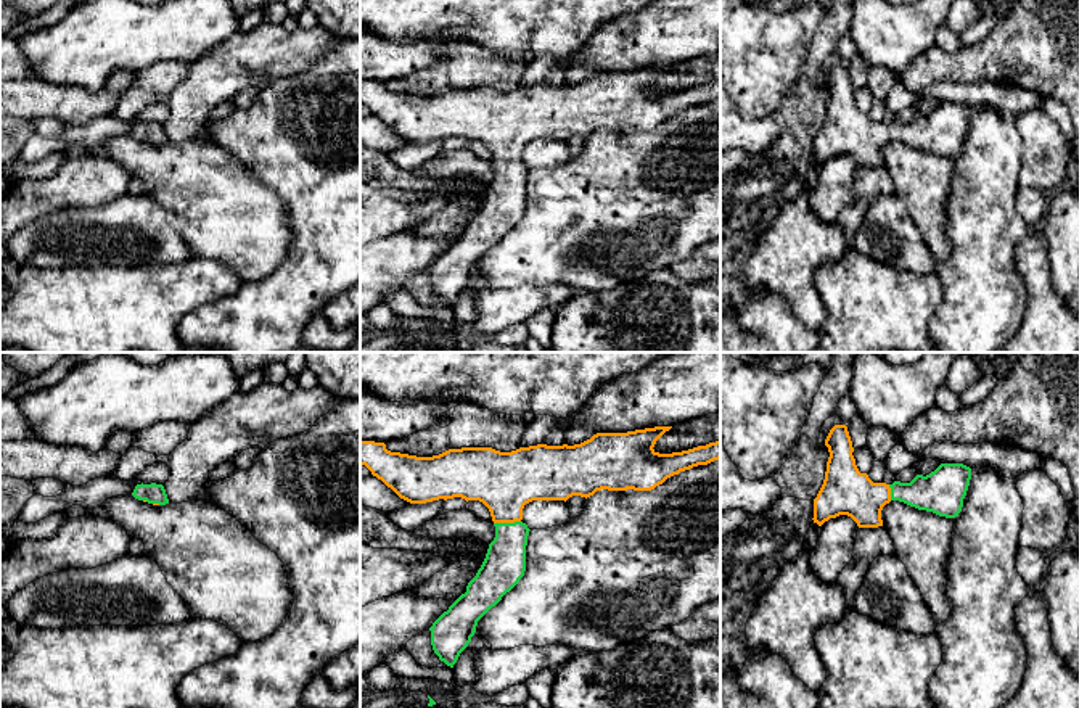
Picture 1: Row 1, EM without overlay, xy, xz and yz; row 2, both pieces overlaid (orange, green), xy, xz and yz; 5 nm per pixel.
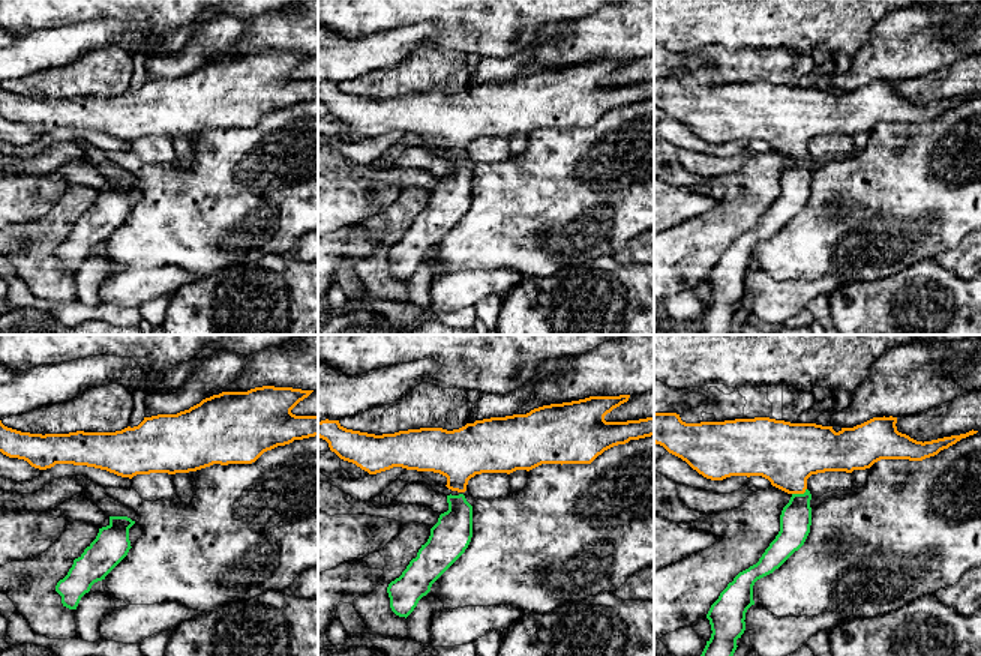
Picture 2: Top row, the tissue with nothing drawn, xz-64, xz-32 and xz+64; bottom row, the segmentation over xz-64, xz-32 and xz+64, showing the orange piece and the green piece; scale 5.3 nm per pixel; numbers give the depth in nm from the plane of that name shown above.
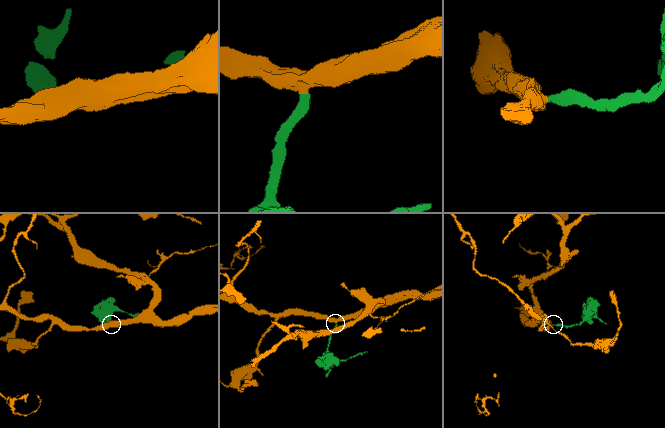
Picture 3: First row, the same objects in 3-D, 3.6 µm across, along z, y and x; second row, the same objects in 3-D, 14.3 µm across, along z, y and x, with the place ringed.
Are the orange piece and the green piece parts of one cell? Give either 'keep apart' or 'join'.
join

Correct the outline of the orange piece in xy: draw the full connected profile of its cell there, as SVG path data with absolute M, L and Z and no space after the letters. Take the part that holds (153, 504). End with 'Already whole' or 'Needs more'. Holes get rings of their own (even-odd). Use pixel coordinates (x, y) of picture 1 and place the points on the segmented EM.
M137 484L132 496L138 500L146 500L148 504L153 505L166 505L169 504L166 489L162 484Z. Needs more

